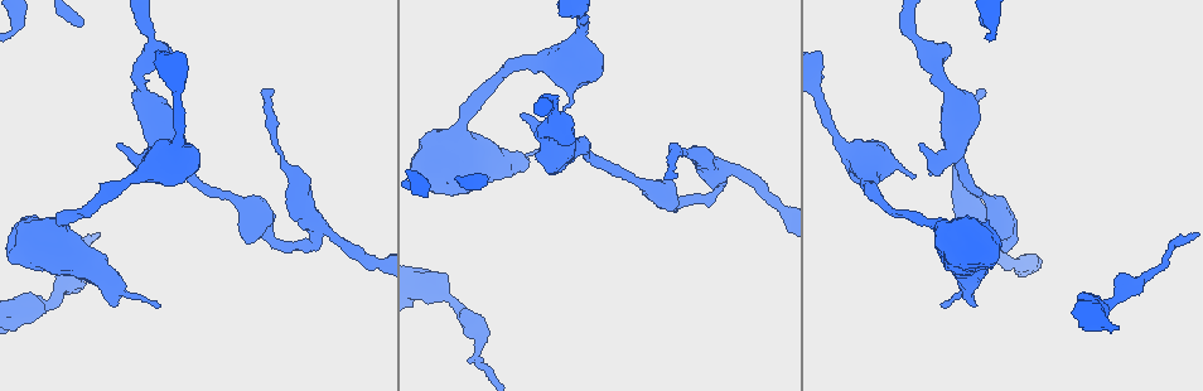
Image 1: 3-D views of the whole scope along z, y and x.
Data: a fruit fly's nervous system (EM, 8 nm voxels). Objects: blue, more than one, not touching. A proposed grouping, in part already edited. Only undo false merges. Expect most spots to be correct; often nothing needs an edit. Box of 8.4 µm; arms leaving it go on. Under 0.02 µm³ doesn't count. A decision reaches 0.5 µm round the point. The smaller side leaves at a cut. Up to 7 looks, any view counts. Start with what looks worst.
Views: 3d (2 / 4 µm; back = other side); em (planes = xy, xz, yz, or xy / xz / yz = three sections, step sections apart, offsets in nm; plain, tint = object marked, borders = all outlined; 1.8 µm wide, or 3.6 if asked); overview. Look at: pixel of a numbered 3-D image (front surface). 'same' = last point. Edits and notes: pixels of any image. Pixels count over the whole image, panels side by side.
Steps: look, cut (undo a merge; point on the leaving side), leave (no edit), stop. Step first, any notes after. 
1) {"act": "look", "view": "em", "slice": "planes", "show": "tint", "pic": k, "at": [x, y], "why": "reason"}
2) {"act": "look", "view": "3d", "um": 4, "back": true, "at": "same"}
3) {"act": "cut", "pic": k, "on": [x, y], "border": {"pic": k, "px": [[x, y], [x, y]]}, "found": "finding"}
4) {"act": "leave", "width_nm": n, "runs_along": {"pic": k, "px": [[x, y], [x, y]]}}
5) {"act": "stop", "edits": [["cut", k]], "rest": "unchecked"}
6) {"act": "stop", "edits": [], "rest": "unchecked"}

{"act": "look", "view": "3d", "um": 2, "pic": 1, "at": [1152, 274], "why": "calibre changes"}

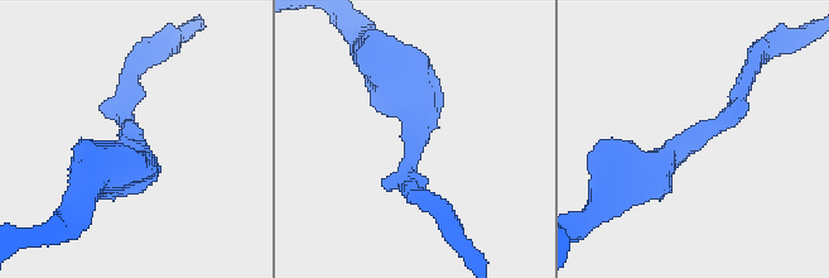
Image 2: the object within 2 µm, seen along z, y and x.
{"act": "look", "view": "em", "slice": "planes", "show": "tint", "pic": 2, "at": [417, 140]}

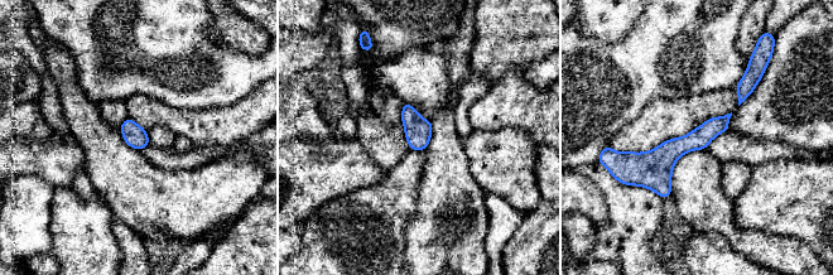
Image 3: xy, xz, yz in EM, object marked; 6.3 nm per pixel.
{"act": "leave", "width_nm": 140, "runs_along": {"pic": 3, "px": [[726, 119], [661, 159], [629, 155]]}, "found": "continuous, no second cell"}

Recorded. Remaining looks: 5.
{"act": "look", "view": "3d", "um": 2, "pic": 1, "at": [718, 180], "why": "branch point"}

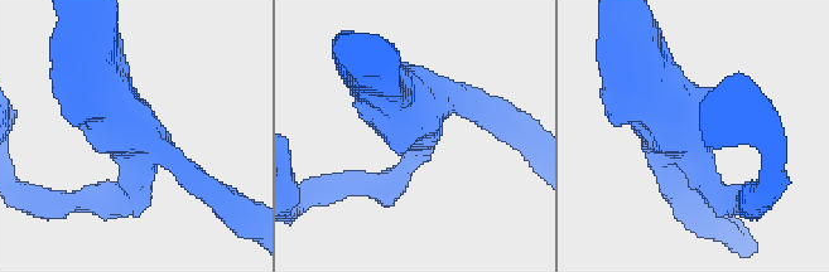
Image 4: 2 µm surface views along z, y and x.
{"act": "look", "view": "em", "slice": "yz", "step": 16, "show": "tint", "pic": 4, "at": [140, 154], "arms": 3, "arm_widths_nm": [200, 220, 400]}

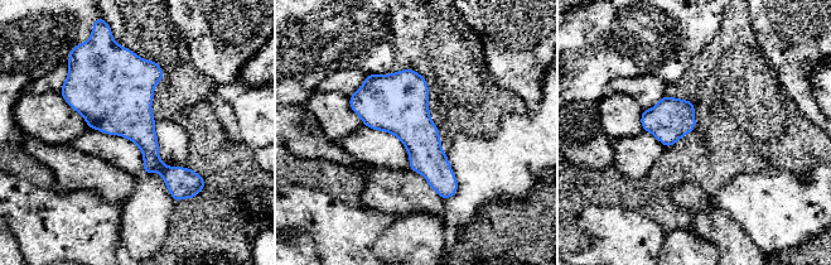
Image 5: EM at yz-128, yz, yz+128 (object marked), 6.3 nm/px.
{"act": "leave", "found": "all the same cell"}

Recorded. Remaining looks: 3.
{"act": "look", "view": "3d", "um": 4, "pic": 1, "at": [950, 139], "why": "side arm on a straight run"}

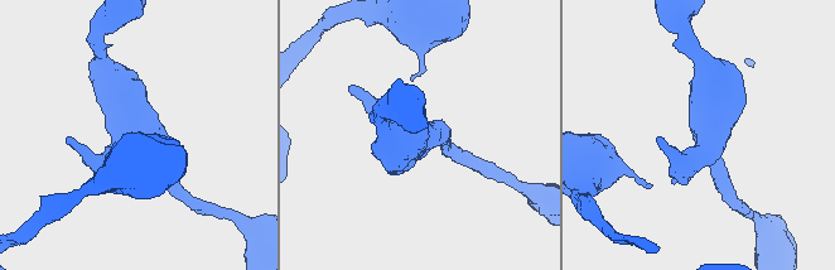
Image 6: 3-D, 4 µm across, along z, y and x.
{"act": "look", "view": "em", "um": 3.6, "slice": "xz", "step": 4, "show": "tint", "pic": 6, "at": [706, 131], "why": "need the tissue"}

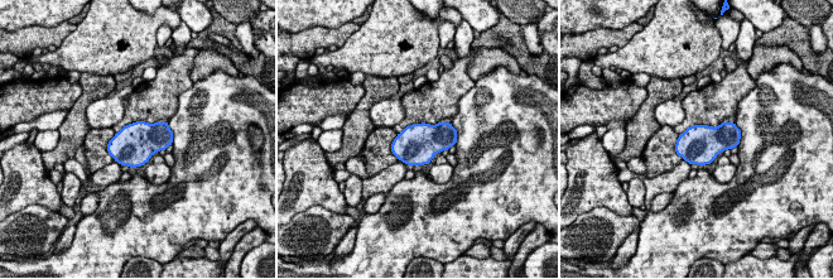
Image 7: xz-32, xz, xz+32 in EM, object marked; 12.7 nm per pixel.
{"act": "leave", "arms": 3, "found": "one cell here"}

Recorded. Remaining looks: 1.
{"act": "stop", "edits": [], "rest": "unchecked"}

